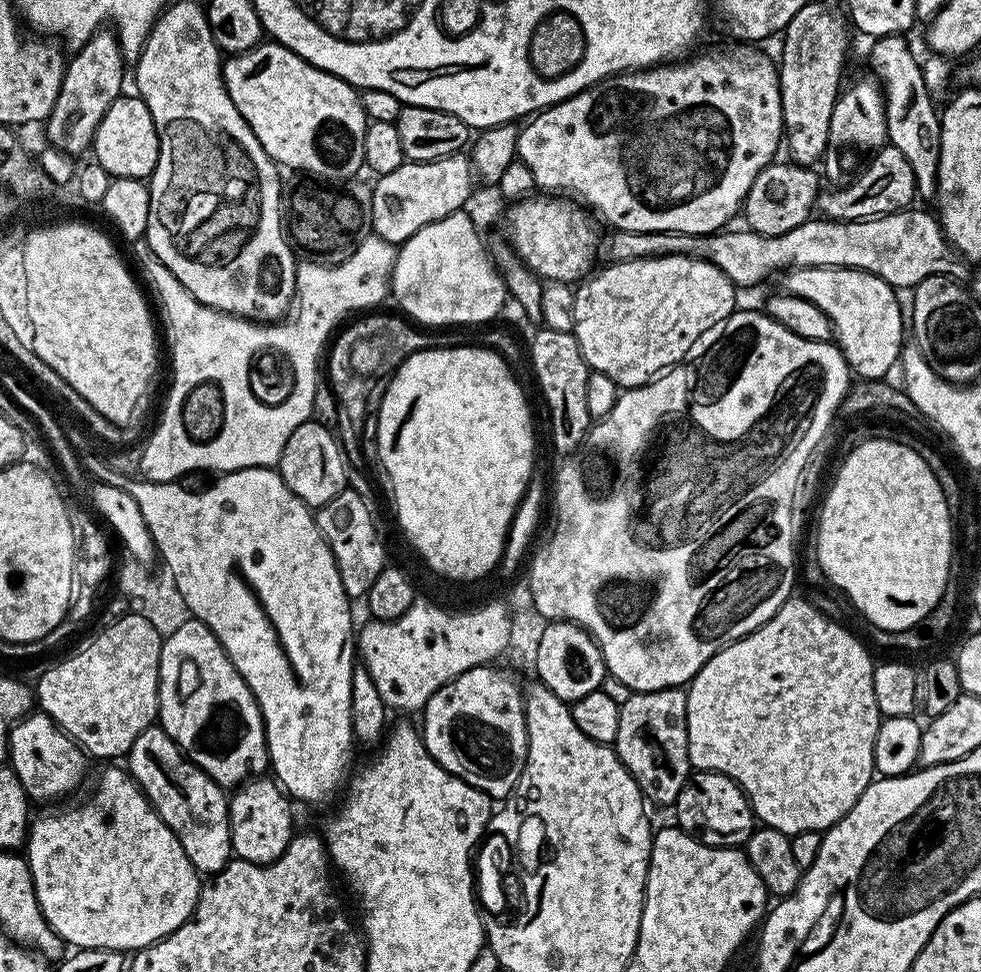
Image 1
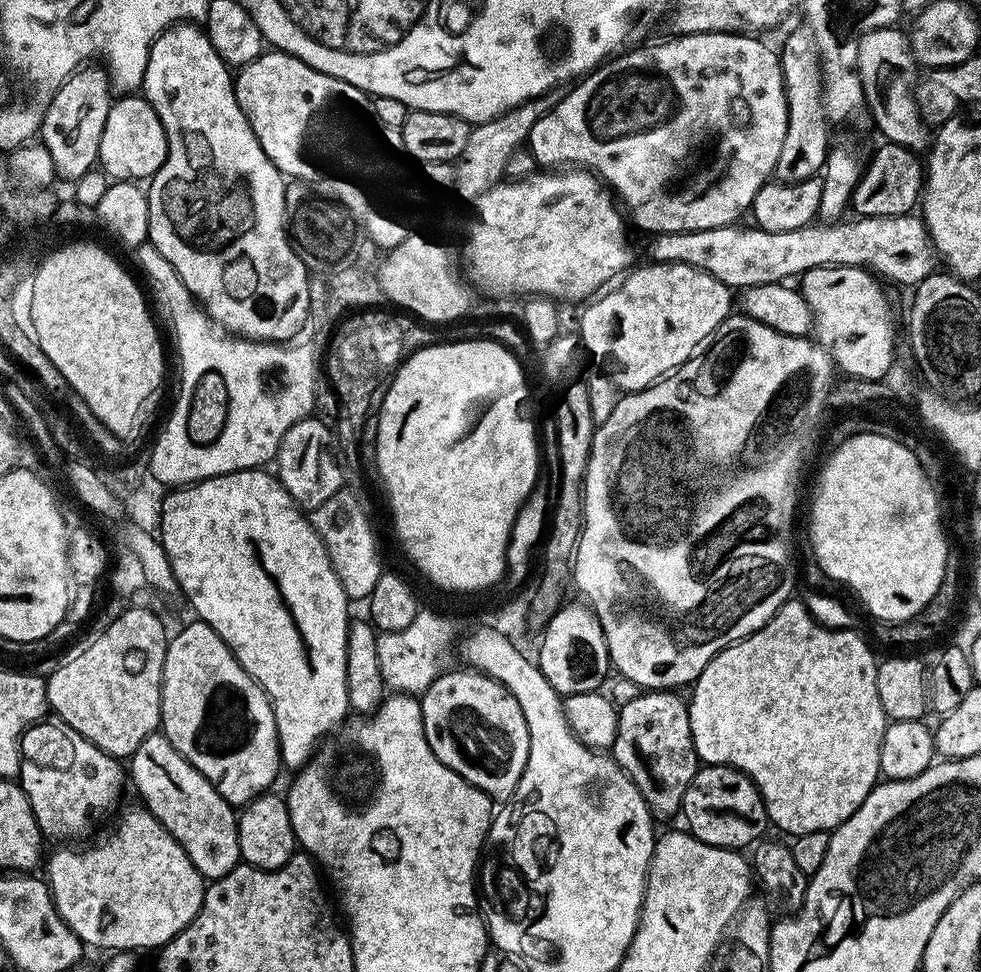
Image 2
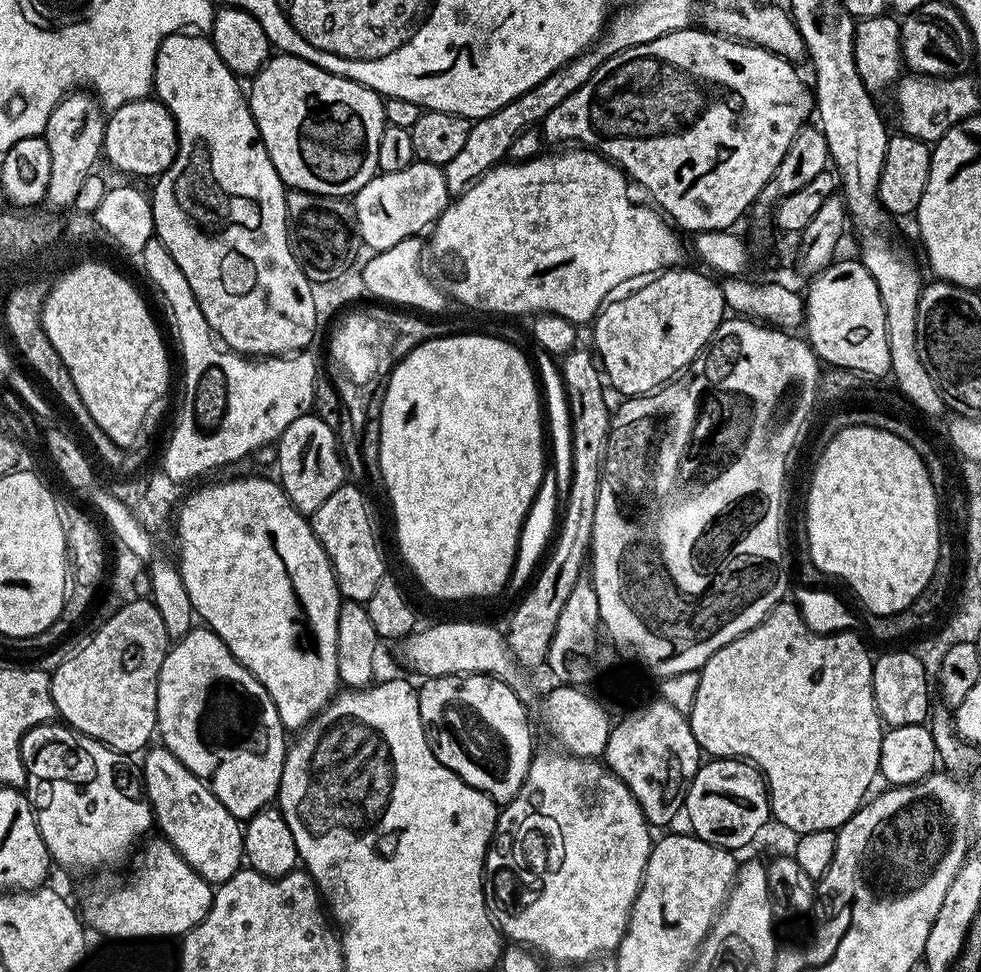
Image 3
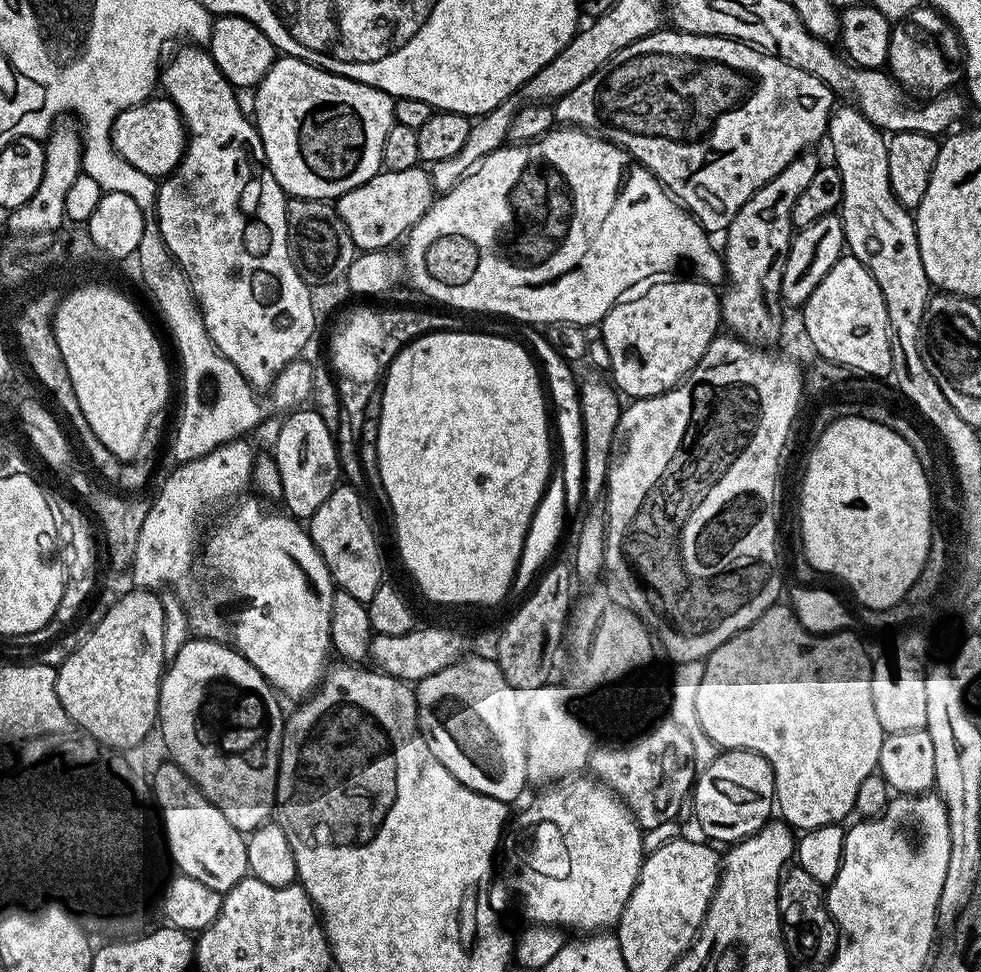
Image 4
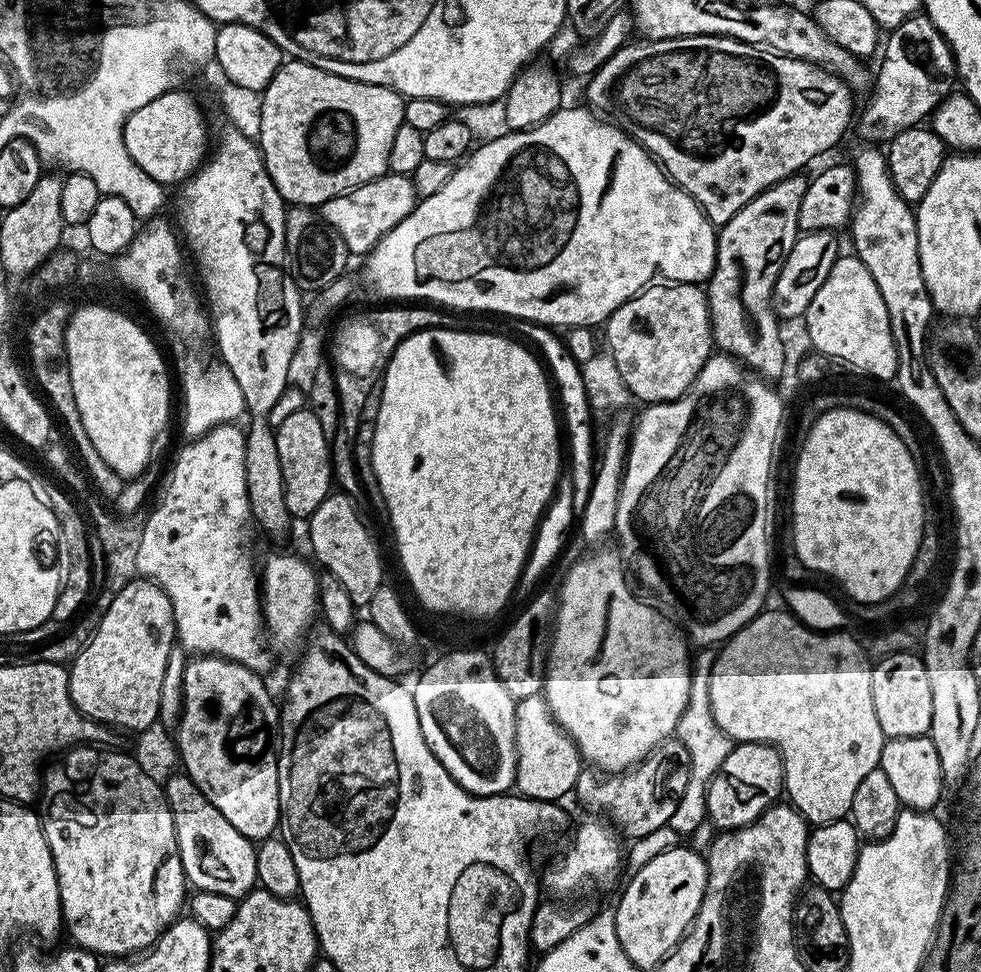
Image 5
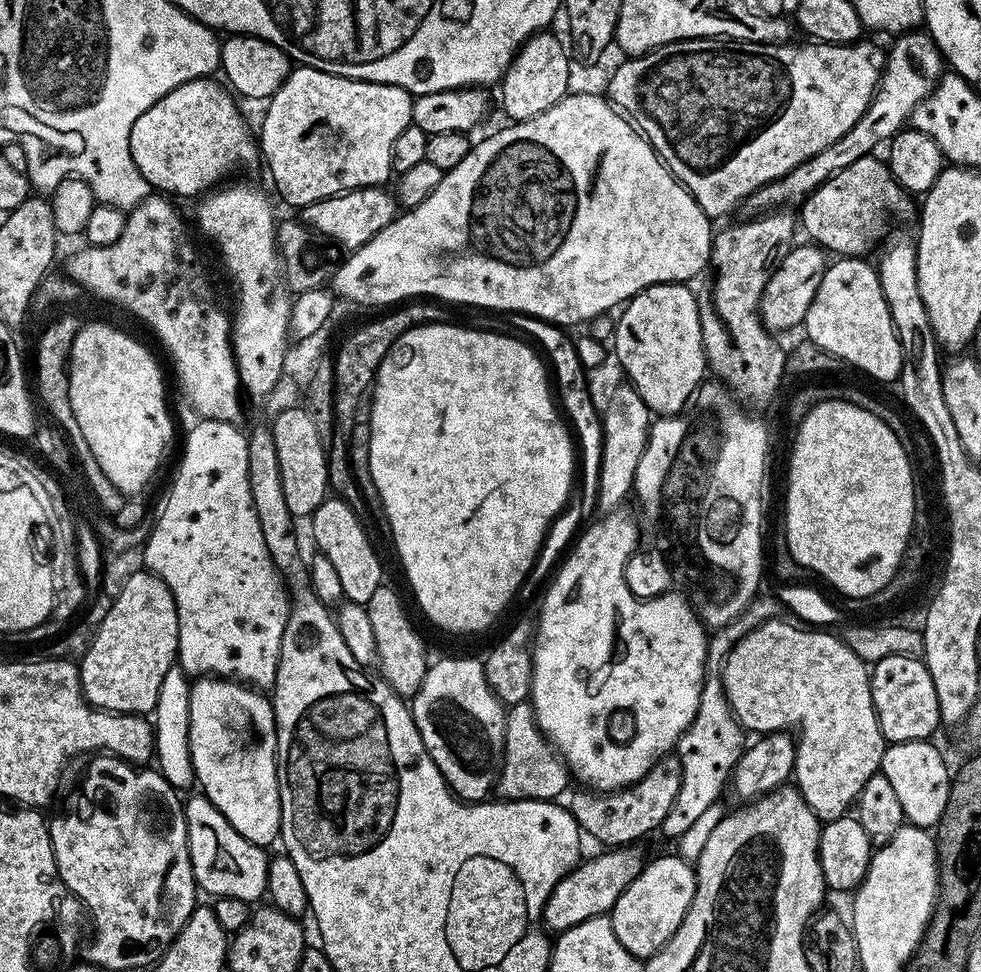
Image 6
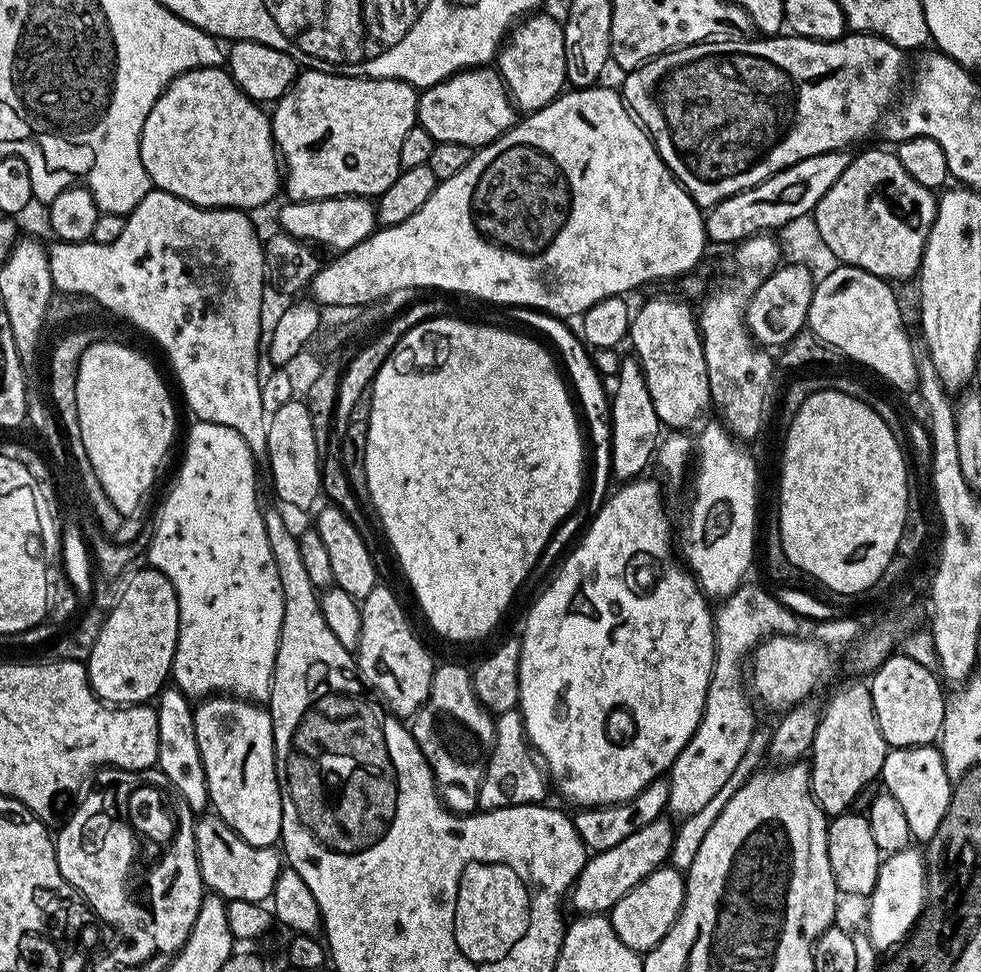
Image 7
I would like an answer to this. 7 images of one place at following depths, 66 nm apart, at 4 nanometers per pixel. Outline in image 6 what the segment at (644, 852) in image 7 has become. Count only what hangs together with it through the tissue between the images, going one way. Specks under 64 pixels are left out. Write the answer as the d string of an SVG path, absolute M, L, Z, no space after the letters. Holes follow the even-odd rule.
M640 846L609 848L601 853L601 856L593 860L585 859L568 875L563 876L558 886L554 886L550 898L546 898L543 922L549 933L559 934L570 926L578 926L578 922L586 922L586 918L609 915L622 890L626 890L626 886L638 878L646 863L646 855Z

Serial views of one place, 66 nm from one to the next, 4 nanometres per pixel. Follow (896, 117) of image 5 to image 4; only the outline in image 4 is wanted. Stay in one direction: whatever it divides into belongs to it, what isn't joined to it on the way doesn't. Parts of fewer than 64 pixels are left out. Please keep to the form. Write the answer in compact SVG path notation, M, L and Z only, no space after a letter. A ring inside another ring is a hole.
M921 6L914 9L906 18L892 24L890 34L890 50L888 51L887 71L896 79L897 84L905 90L913 88L916 92L924 94L939 94L955 89L956 83L961 83L962 69L964 67L964 50L960 46L960 38L956 29L948 23L945 16L941 16L931 6Z

